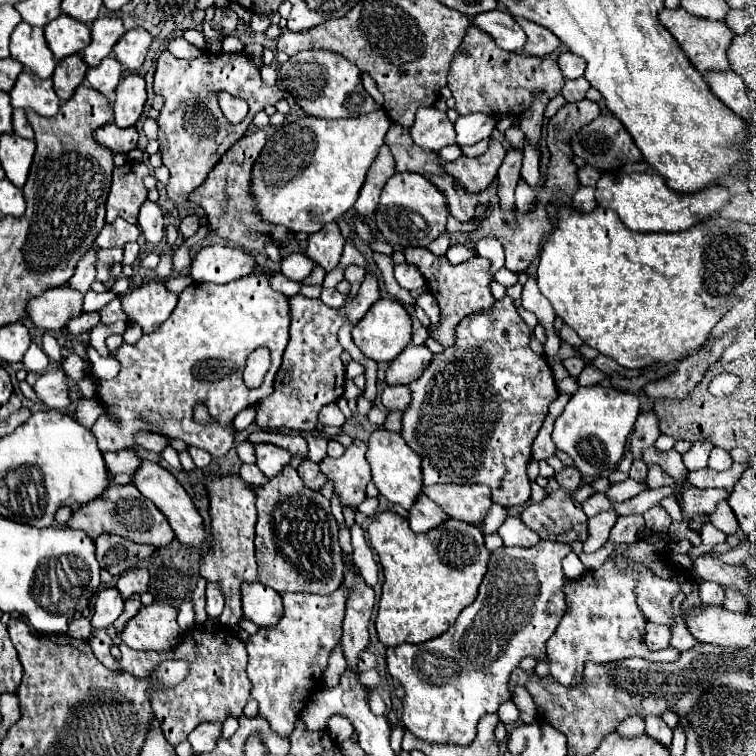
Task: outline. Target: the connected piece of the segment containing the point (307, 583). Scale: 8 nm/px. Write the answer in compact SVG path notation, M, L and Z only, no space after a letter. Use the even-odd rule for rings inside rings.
M285 466L277 476L269 478L263 486L251 486L253 494L257 496L257 534L255 534L255 552L259 564L259 582L271 586L275 592L309 592L309 594L331 594L341 586L343 576L343 562L341 562L341 546L337 540L337 520L331 514L329 500L303 484L297 470Z

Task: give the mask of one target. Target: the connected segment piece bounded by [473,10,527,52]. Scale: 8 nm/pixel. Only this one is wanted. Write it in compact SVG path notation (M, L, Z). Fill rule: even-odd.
M491 10L487 14L477 14L473 18L473 24L491 34L499 48L507 52L523 52L523 46L527 44L527 34L507 12Z

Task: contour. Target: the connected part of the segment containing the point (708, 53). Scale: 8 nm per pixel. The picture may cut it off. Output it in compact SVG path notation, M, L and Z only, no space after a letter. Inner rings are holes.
M663 8L659 12L659 22L673 34L673 38L679 42L681 50L687 54L689 62L699 70L727 70L729 68L729 58L727 58L727 48L731 46L733 34L725 26L725 22L715 22L715 20L703 20L699 16L689 14L687 10L679 8Z

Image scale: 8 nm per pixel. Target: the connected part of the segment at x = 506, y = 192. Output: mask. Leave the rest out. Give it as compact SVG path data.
M509 150L505 156L503 166L499 168L497 176L497 194L501 200L501 210L515 210L515 188L519 182L519 170L521 170L521 158L523 154L519 150Z

